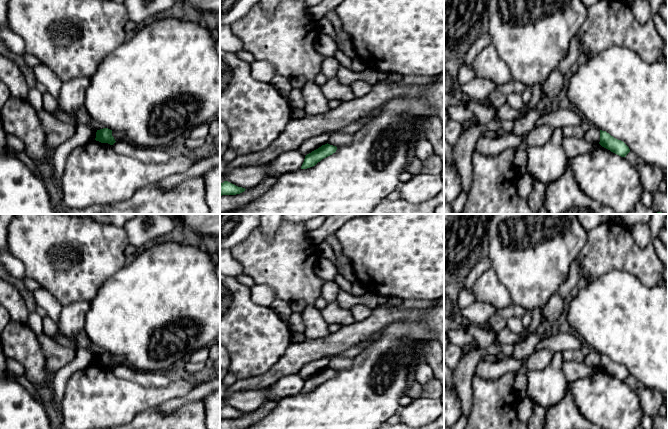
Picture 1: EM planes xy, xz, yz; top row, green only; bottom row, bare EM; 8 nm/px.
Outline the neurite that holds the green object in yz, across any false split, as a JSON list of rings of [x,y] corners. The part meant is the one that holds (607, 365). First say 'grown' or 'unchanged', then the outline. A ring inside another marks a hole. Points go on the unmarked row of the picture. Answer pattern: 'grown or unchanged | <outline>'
unchanged | [[[600,354],[599,368],[621,381],[626,381],[626,379],[630,376],[629,371],[623,365],[614,362],[606,355]]]

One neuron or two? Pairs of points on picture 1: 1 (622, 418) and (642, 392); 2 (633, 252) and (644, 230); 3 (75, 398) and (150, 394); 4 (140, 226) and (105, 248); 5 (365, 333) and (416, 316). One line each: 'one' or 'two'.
1: two
2: two
3: one
4: two
5: one

